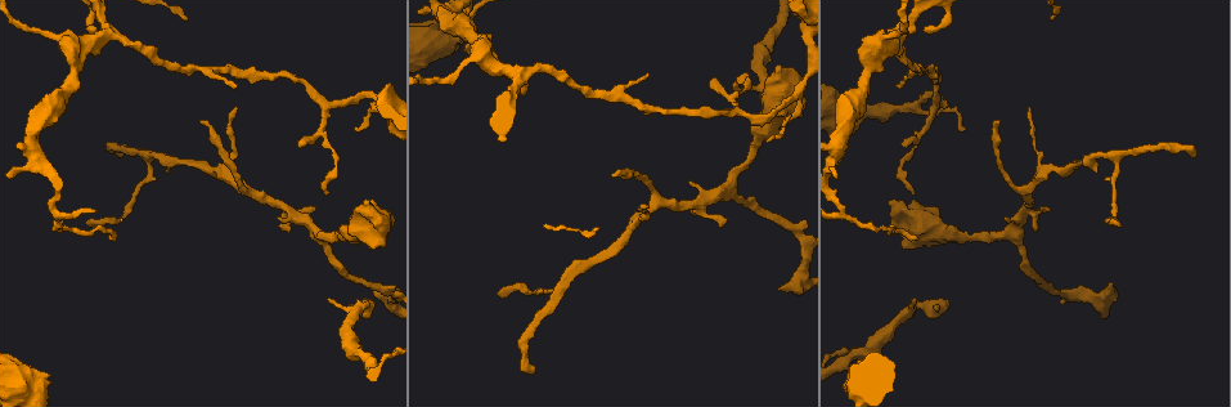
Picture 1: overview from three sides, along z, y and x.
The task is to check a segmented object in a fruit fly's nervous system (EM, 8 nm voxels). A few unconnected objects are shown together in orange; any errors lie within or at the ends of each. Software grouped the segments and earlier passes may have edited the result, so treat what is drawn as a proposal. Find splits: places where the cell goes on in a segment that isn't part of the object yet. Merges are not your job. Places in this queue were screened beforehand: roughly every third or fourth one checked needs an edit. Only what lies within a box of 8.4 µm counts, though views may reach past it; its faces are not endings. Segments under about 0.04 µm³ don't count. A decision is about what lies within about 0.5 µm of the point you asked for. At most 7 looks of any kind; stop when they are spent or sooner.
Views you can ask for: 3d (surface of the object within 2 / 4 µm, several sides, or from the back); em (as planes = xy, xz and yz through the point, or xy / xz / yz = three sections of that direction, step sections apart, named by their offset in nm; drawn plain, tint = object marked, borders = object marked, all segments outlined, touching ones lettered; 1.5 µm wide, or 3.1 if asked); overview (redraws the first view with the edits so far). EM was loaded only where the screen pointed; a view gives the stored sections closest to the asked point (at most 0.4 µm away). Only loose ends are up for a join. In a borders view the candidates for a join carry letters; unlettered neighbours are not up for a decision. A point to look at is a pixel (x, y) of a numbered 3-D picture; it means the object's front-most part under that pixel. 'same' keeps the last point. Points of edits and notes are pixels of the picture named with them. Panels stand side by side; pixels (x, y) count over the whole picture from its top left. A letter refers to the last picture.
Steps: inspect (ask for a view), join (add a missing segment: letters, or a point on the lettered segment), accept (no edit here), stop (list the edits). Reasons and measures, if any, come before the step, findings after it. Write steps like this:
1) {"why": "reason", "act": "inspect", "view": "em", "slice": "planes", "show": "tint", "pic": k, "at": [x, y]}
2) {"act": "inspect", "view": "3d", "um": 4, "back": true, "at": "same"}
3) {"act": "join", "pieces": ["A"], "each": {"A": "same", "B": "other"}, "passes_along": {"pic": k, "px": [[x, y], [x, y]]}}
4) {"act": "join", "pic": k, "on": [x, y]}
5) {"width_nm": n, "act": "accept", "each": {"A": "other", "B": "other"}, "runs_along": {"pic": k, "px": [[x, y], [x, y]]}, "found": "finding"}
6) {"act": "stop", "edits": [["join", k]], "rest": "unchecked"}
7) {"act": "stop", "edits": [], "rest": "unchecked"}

{"why": "an open end", "act": "inspect", "view": "3d", "um": 2, "pic": 1, "at": [1111, 283]}

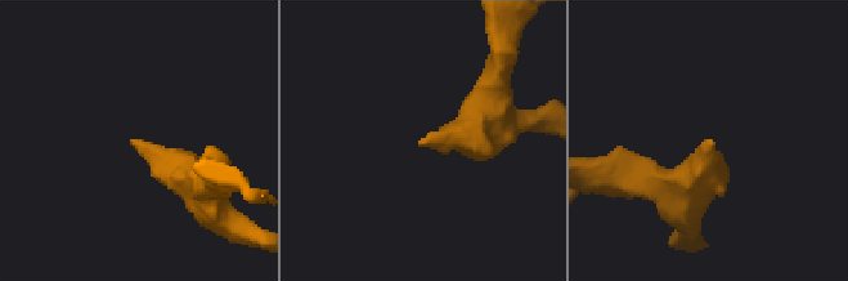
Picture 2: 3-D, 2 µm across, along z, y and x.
{"why": "now the EM", "act": "inspect", "view": "em", "slice": "planes", "show": "plain", "pic": 2, "at": [709, 147]}

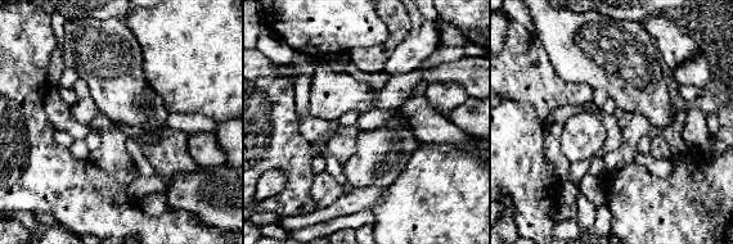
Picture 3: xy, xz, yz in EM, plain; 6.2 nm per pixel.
{"why": "what lies round it", "act": "inspect", "view": "em", "slice": "planes", "show": "borders", "at": "same"}

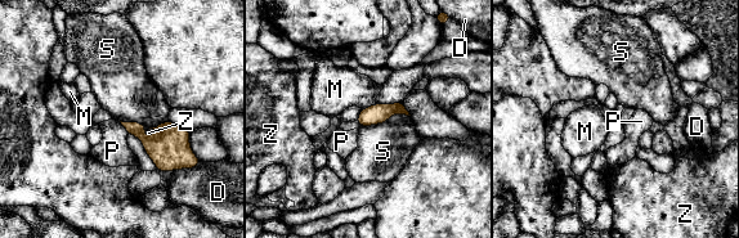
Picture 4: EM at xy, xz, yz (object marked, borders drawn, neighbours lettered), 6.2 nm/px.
{"act": "accept", "each": {"D": "other", "M": "other", "P": "other", "S": "other", "Z": "other"}, "found": "none of them fits"}

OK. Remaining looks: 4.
{"why": "thin end", "act": "inspect", "view": "em", "slice": "planes", "show": "borders", "pic": 1, "at": [1029, 108]}

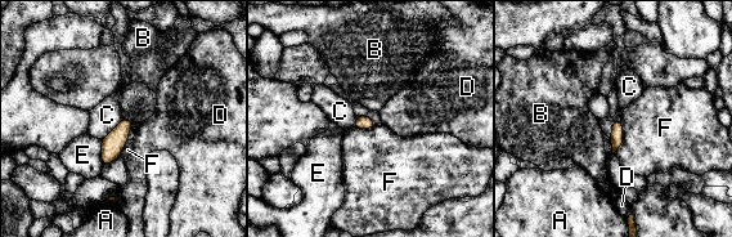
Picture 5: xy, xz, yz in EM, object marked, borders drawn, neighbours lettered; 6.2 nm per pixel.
{"act": "accept", "each": {"A": "other", "B": "other", "C": "other", "D": "other", "E": "other", "F": "other"}, "border": {"pic": 5, "px": [[622, 121], [622, 144], [614, 152]]}, "found": "none of them fits"}

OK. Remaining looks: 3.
{"why": "free end", "act": "inspect", "view": "em", "slice": "yz", "step": 4, "show": "plain", "pic": 1, "at": [531, 374]}

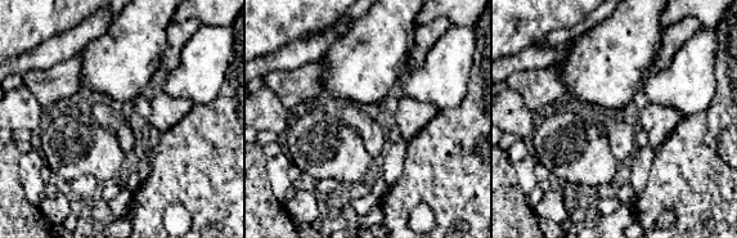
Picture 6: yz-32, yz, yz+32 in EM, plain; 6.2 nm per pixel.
{"act": "inspect", "view": "em", "slice": "yz", "step": 4, "show": "borders", "at": "same"}

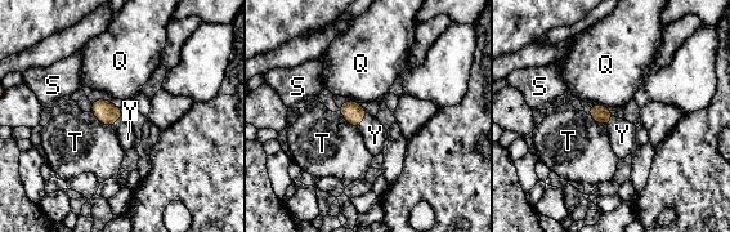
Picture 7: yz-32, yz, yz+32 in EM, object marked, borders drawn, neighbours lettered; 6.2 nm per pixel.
{"act": "join", "pieces": ["Y"], "each": {"Q": "other", "S": "other", "T": "other", "Y": "same"}, "passes_along": {"pic": 7, "px": [[352, 111], [362, 120], [375, 135]]}, "found": "the cell continues"}

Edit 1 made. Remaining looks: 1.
{"act": "stop", "edits": [["join", 7]], "rest": "unchecked"}

